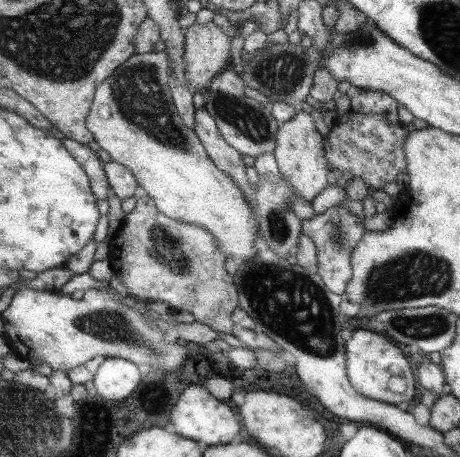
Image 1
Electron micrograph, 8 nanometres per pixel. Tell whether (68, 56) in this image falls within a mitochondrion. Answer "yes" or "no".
yes

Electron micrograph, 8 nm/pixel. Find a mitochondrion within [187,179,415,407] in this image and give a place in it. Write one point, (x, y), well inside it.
(287, 301)

